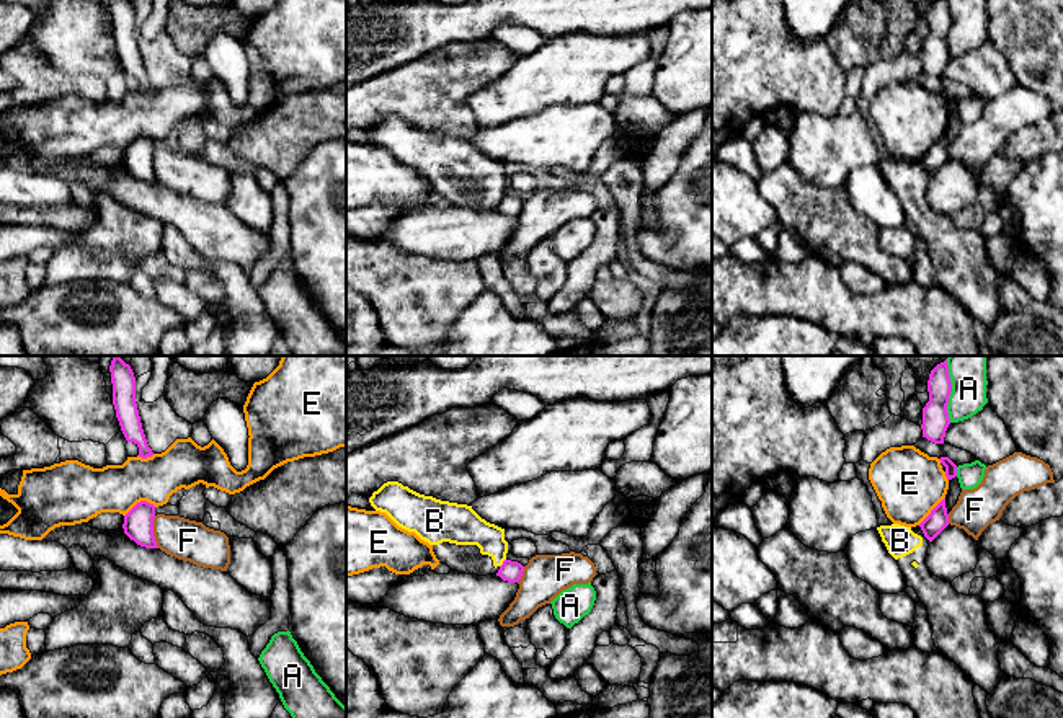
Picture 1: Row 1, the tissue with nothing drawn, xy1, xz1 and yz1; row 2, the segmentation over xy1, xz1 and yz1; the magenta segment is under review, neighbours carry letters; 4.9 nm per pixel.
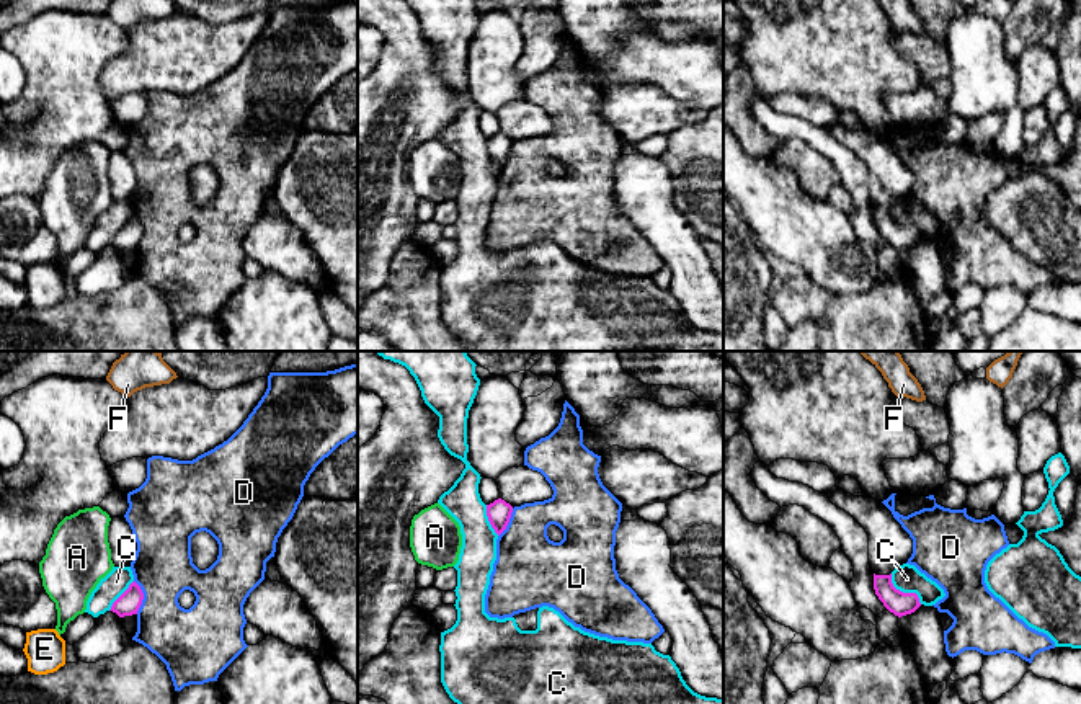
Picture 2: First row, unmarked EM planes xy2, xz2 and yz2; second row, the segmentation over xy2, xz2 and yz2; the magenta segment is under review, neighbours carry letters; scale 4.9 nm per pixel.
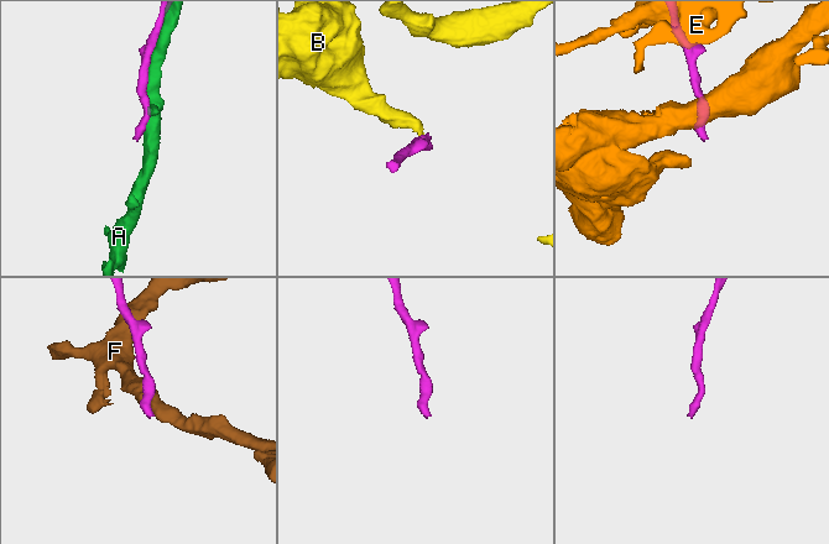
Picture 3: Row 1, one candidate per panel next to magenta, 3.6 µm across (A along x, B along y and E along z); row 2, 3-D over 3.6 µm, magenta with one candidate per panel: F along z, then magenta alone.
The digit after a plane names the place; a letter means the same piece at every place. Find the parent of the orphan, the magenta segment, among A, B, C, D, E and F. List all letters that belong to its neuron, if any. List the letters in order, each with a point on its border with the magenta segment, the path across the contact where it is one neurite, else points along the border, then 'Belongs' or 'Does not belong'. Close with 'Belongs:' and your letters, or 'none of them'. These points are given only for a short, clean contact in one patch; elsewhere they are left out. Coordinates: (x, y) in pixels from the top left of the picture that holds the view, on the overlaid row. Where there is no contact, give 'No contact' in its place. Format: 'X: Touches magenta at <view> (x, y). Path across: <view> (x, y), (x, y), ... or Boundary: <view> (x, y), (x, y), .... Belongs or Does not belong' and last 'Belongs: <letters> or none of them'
A: Touches magenta at yz1 (951, 390). Does not belong
B: Touches magenta at xz1 (503, 563). Boundary: xz1 (505, 558), (500, 567). Does not belong
C: Touches magenta at yz2 (902, 592). Boundary: yz2 (890, 574), (890, 582), (897, 588), (915, 593), (921, 603). Does not belong
D: Touches magenta at xy2 (142, 597). Boundary: xy2 (134, 580), (142, 593), (137, 613). Does not belong
E: Touches magenta at xy1 (141, 501). Boundary: xy1 (155, 506), (139, 501), (124, 516). Does not belong
F: Touches magenta at xy1 (152, 532). Boundary: xy1 (154, 516), (154, 540), (159, 547). Does not belong
Belongs: none of them

